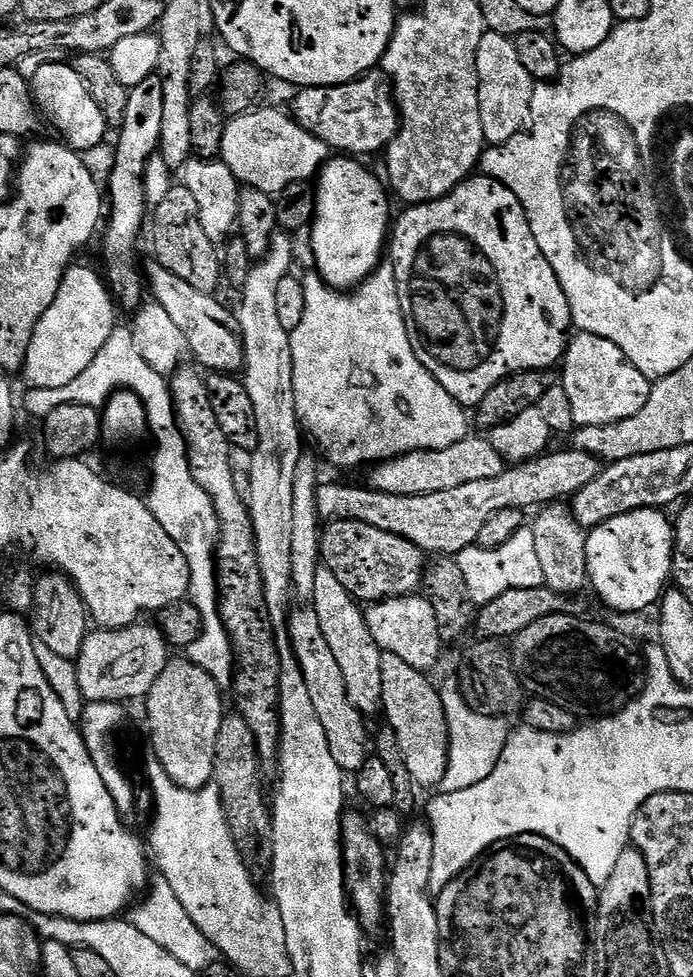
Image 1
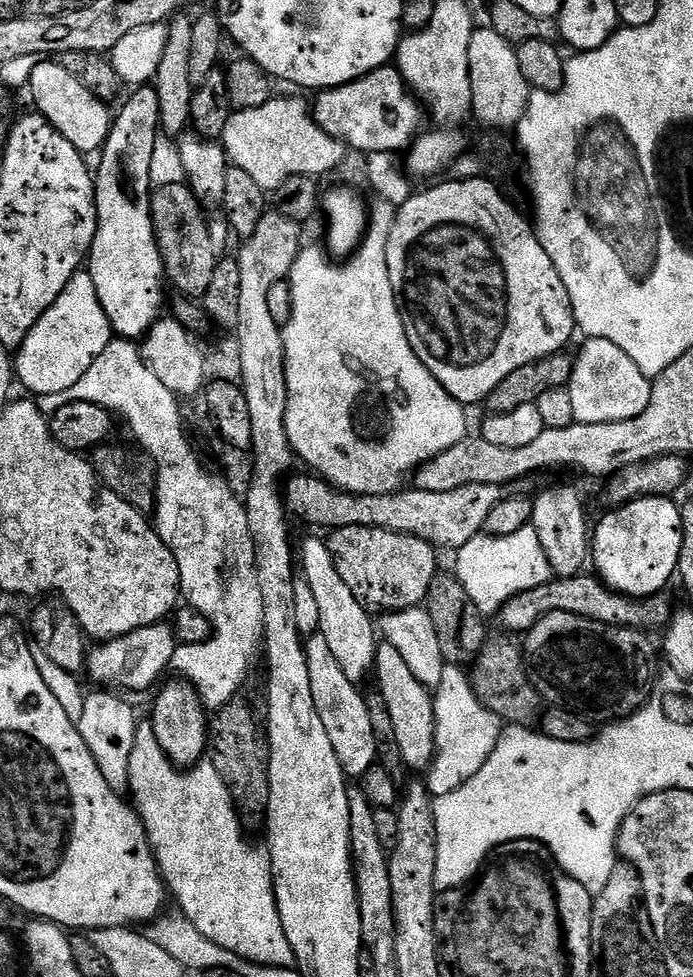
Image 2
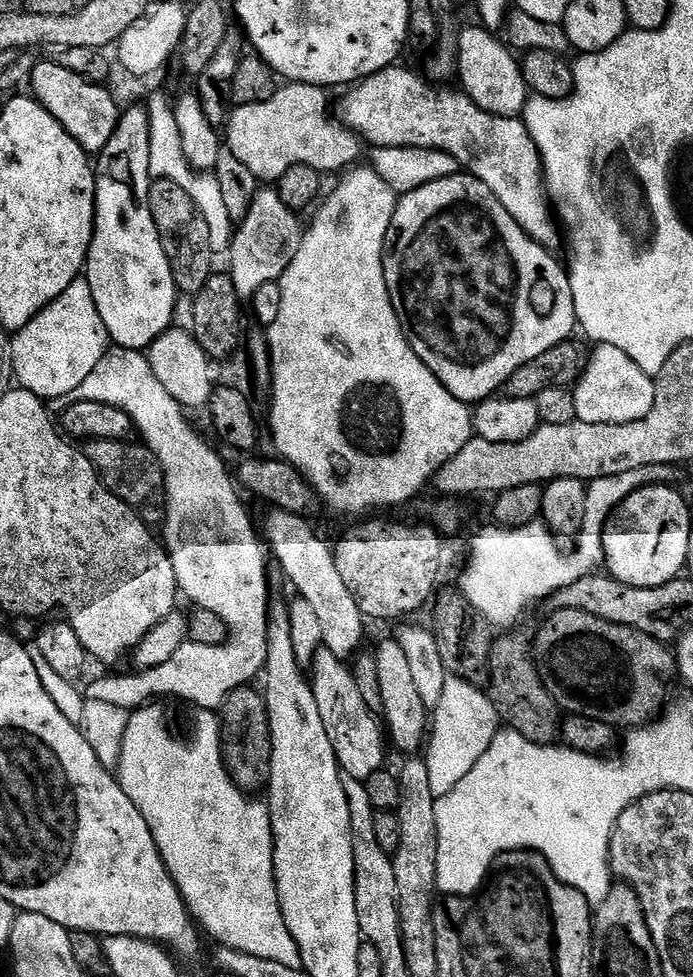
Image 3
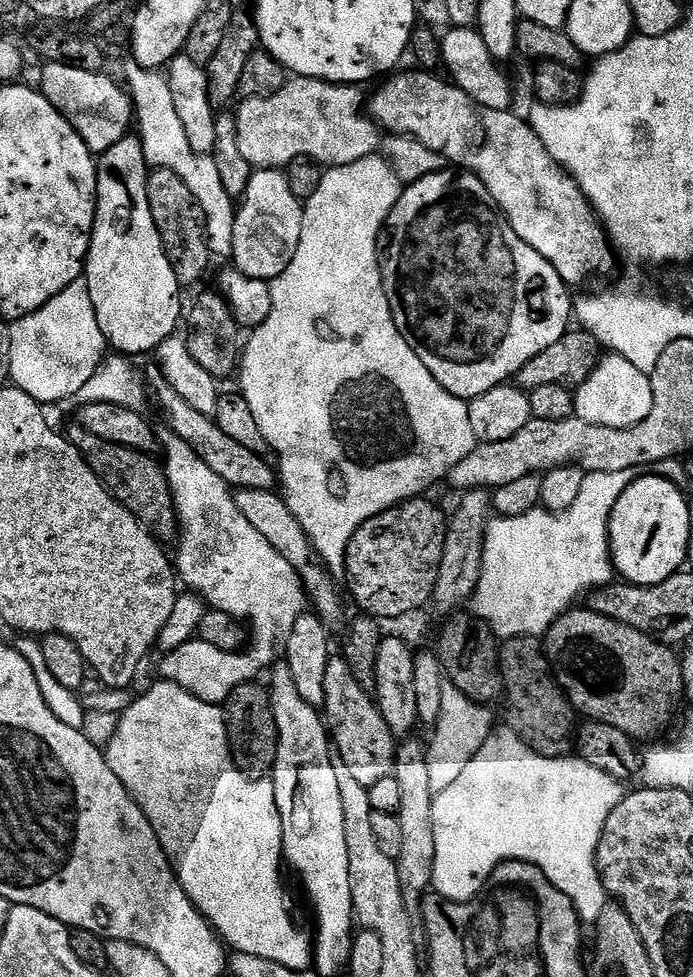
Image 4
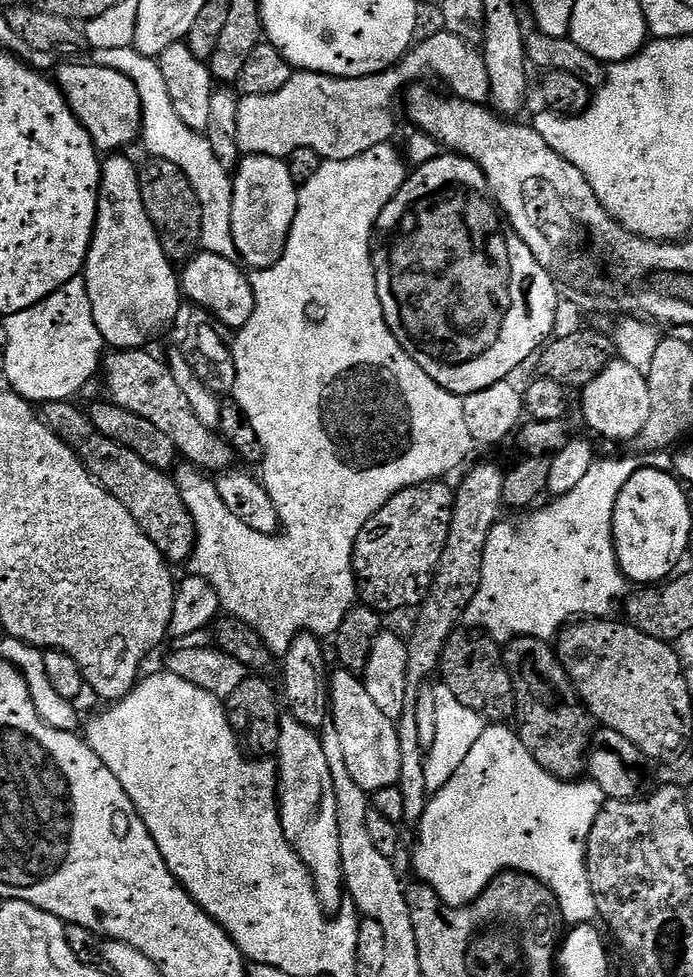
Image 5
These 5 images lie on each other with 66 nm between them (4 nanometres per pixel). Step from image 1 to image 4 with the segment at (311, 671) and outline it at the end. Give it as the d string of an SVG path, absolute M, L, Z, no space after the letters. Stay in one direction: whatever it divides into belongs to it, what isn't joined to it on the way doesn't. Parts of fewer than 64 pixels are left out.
M333 658L326 666L326 694L322 709L323 719L334 745L335 755L350 766L350 774L354 774L357 782L368 789L378 782L378 778L391 776L396 766L397 737L393 736L390 726L386 726L386 718L382 718L380 707L371 695L362 690L342 658Z

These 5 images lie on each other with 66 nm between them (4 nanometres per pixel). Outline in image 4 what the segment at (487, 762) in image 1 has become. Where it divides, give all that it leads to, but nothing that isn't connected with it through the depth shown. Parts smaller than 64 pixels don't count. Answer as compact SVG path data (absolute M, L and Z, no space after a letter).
M447 680L442 686L441 713L433 732L434 738L427 745L427 765L429 767L430 788L433 795L446 790L462 774L466 764L491 736L494 725L492 716L485 705L466 698L457 687Z

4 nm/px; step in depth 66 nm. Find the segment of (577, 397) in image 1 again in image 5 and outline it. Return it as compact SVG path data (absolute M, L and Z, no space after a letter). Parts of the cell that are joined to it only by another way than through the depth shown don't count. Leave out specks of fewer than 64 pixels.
M619 358L613 359L612 363L606 366L606 370L602 370L598 378L594 378L594 382L590 382L582 389L582 396L584 396L584 401L581 402L580 408L584 411L585 422L598 435L605 436L608 440L635 441L646 426L646 418L650 418L650 390L647 375L634 370L634 366L630 366Z

